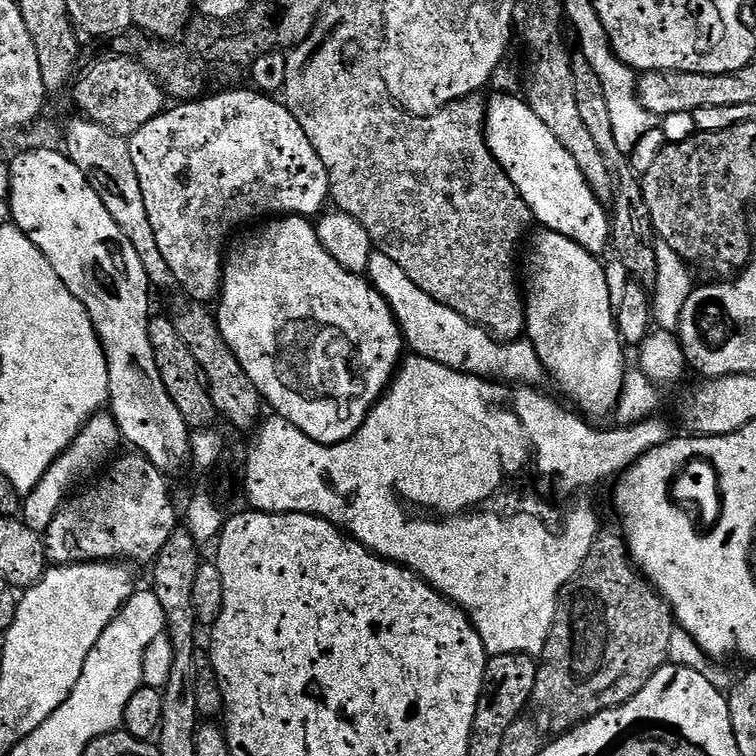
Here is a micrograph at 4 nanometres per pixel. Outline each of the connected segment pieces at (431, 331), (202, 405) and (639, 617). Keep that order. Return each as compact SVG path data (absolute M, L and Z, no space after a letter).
M373 251L368 260L367 279L386 298L392 307L392 313L404 336L404 343L415 355L430 358L430 362L438 362L442 366L450 366L450 370L465 372L471 376L483 376L486 380L503 382L509 386L536 386L546 373L540 364L534 346L521 338L505 342L474 322L462 318L450 306L442 306L430 294L418 290L410 278L406 278L402 266L398 262L390 262L386 254Z
M153 315L148 322L148 333L150 346L154 346L154 362L158 362L158 374L162 374L162 386L166 386L166 394L170 394L174 406L178 406L178 414L182 414L189 429L209 427L218 413L208 393L208 379L204 377L202 366L194 362L190 346L182 342L178 330L174 330L174 322L167 315Z
M597 531L594 546L590 546L590 554L586 554L586 562L580 567L580 575L560 592L554 626L538 657L532 704L544 715L546 728L548 723L552 734L571 732L590 718L634 698L657 670L669 663L673 627L672 607L633 564L623 535L619 531Z

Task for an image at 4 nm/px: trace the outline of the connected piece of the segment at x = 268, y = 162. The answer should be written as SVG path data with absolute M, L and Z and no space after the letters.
M248 88L177 103L172 106L176 108L169 107L146 122L146 126L133 132L128 140L130 158L134 158L134 170L138 170L138 182L142 186L142 198L146 198L146 214L150 214L154 238L158 238L158 250L162 250L162 258L166 258L170 270L174 270L179 291L184 291L187 299L205 306L220 295L224 278L222 265L226 259L224 243L232 232L259 216L316 218L325 211L330 200L326 166L322 166L318 150L310 146L306 130L298 126L294 114L290 114L279 99Z

